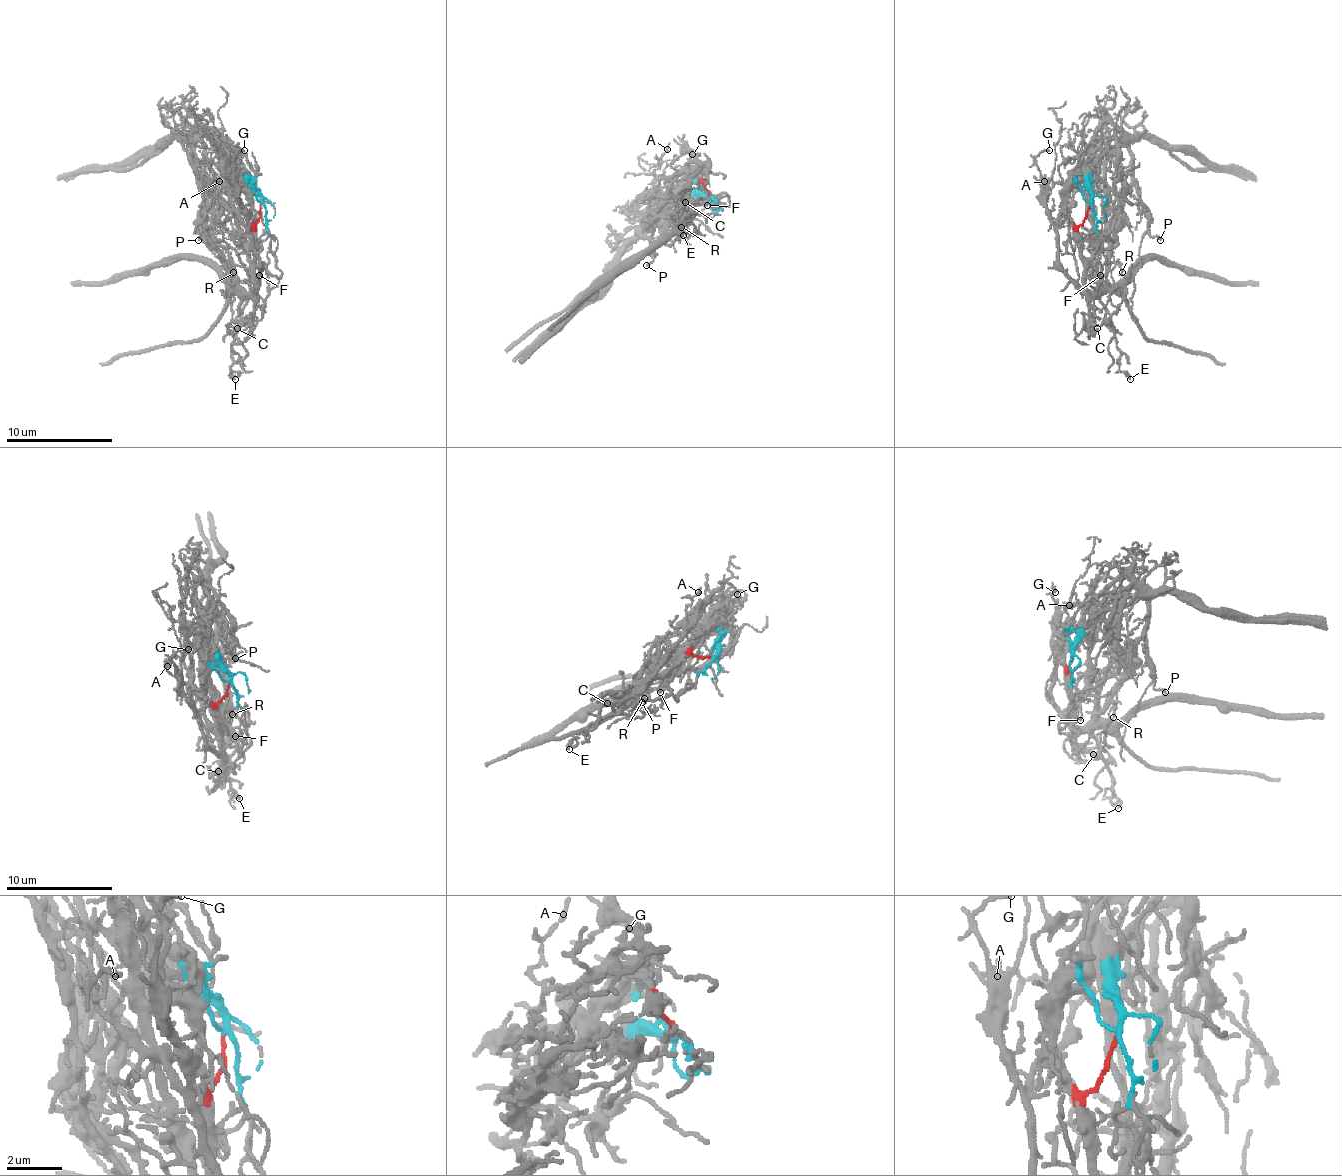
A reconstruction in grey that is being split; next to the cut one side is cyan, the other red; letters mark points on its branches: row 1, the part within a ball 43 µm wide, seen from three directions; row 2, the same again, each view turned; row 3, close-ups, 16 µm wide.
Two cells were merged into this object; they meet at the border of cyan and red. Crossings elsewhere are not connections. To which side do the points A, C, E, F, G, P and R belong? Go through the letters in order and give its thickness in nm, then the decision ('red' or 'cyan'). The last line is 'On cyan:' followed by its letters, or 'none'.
A: 130 nm | red
C: 140 nm | red
E: 240 nm | red
F: 120 nm | red
G: 130 nm | red
P: 150 nm | cyan
R: 140 nm | red
On cyan: P

